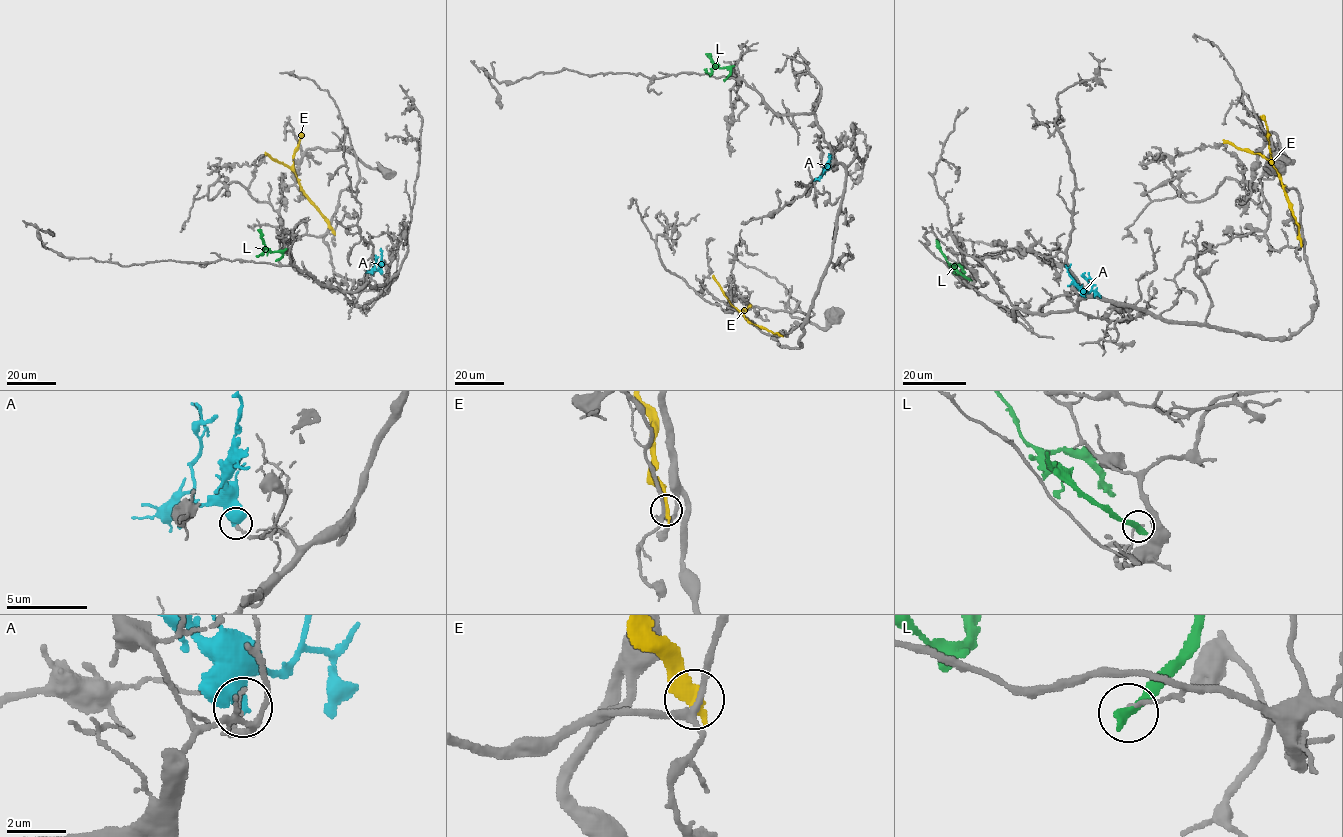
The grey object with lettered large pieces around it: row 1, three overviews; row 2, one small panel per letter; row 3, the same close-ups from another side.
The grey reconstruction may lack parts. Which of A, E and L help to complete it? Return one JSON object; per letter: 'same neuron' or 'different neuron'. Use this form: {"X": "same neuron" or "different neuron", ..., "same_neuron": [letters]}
{"A": "same neuron", "E": "different neuron", "L": "different neuron", "same_neuron": ["A"]}

